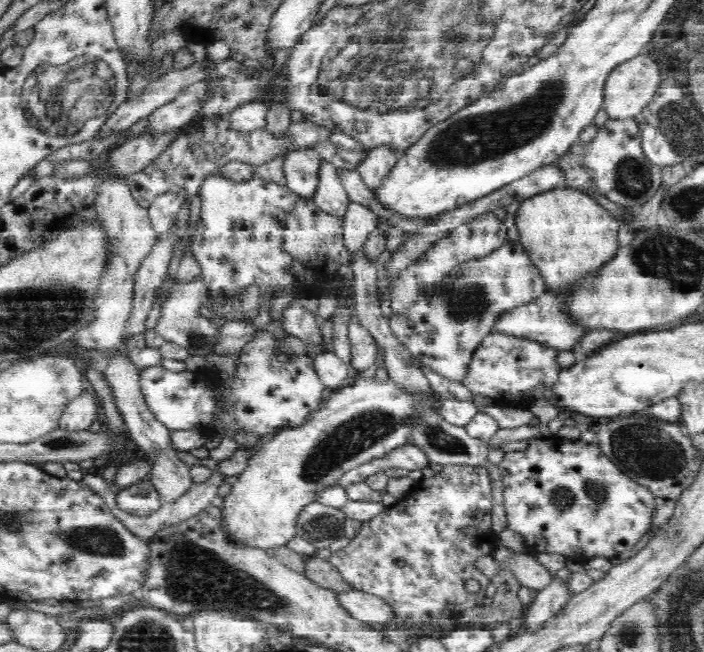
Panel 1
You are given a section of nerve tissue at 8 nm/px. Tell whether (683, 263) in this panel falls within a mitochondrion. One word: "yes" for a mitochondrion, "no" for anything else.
yes

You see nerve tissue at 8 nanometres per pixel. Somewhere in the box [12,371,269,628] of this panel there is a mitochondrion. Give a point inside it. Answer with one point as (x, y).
(58, 442)

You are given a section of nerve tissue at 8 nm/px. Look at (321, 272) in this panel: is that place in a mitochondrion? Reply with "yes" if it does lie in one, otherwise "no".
no

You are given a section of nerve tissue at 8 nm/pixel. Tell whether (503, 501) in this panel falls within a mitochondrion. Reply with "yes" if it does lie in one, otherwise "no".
no

